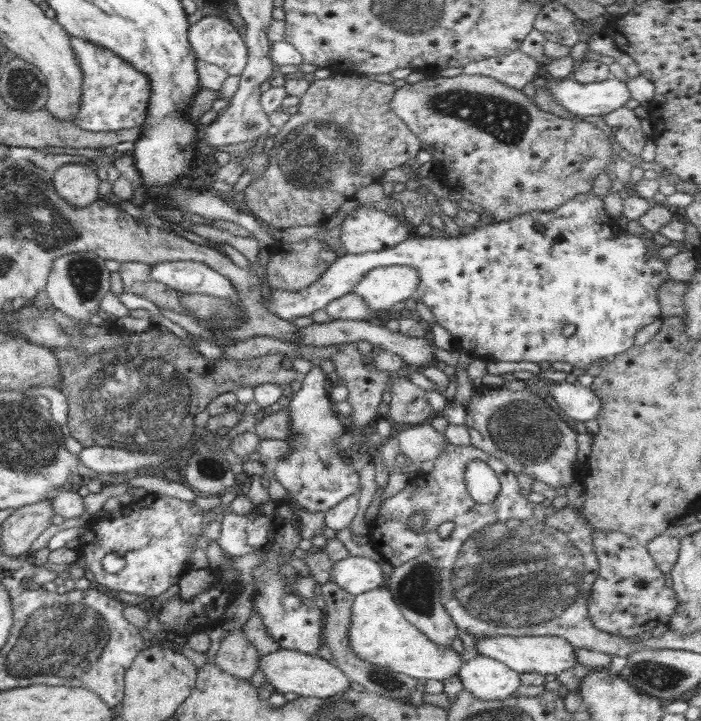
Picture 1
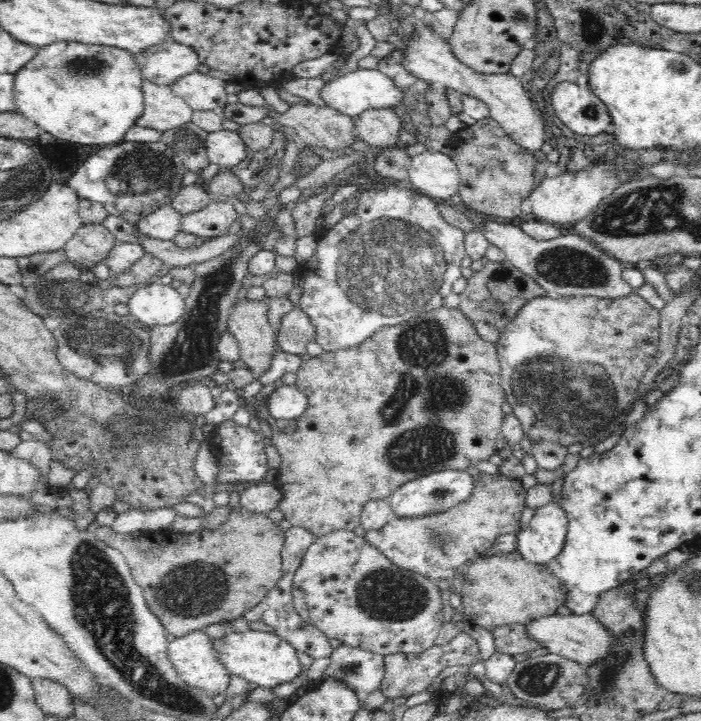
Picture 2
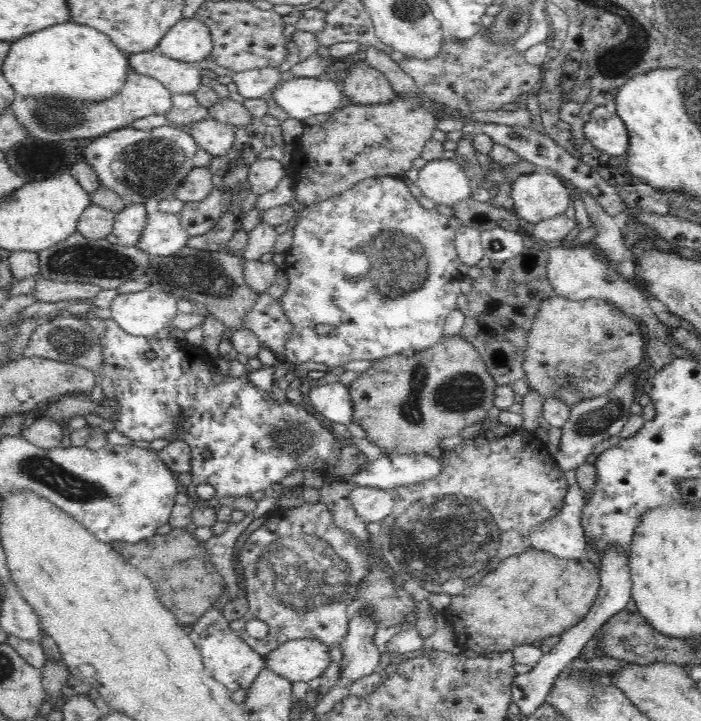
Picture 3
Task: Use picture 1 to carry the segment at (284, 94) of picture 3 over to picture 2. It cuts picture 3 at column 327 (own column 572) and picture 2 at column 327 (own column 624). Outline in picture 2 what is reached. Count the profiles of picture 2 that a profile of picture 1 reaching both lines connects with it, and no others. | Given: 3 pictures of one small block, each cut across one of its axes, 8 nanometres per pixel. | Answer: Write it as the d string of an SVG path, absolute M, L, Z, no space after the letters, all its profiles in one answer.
M382 67L376 70L358 68L354 72L342 74L325 83L320 92L328 107L353 118L372 108L396 108L404 100L402 89L396 86L394 79L385 75Z

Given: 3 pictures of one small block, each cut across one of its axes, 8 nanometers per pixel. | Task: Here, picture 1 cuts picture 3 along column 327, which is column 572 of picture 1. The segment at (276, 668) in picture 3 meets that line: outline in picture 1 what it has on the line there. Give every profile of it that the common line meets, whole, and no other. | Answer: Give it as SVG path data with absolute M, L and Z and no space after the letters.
M502 636L495 638L482 638L478 641L477 648L481 653L480 656L494 658L498 662L503 662L516 673L535 673L546 675L560 675L569 668L578 666L576 660L575 647L560 637L544 636L520 636L510 637Z

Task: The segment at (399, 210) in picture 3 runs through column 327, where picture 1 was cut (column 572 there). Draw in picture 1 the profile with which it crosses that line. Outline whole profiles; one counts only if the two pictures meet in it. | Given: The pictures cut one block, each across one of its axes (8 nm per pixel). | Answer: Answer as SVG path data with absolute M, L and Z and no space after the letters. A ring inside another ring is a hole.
M593 192L578 194L572 201L568 200L564 205L558 206L555 210L530 212L504 221L496 221L482 227L475 228L474 232L460 236L445 236L434 238L432 236L410 235L406 240L396 244L392 248L381 250L380 252L367 252L364 254L348 254L340 252L337 260L316 280L312 285L304 290L285 291L281 289L270 289L270 299L265 302L266 308L277 317L287 321L293 321L300 316L312 316L315 310L320 310L332 302L334 299L352 292L352 288L370 271L372 268L384 266L408 266L419 277L419 285L415 292L415 298L422 302L432 311L436 322L450 332L454 350L463 350L475 358L493 358L502 362L568 362L574 368L587 368L589 365L598 360L598 358L614 357L621 352L630 349L634 344L634 337L637 331L646 325L656 322L656 319L662 318L660 314L660 302L658 302L658 287L668 277L665 262L660 260L660 253L656 252L649 260L646 260L646 252L654 248L654 240L644 238L642 232L632 232L623 229L617 222L611 218L605 211L607 210L604 200L596 197ZM566 324L574 324L576 332L572 336L564 336L562 328Z

